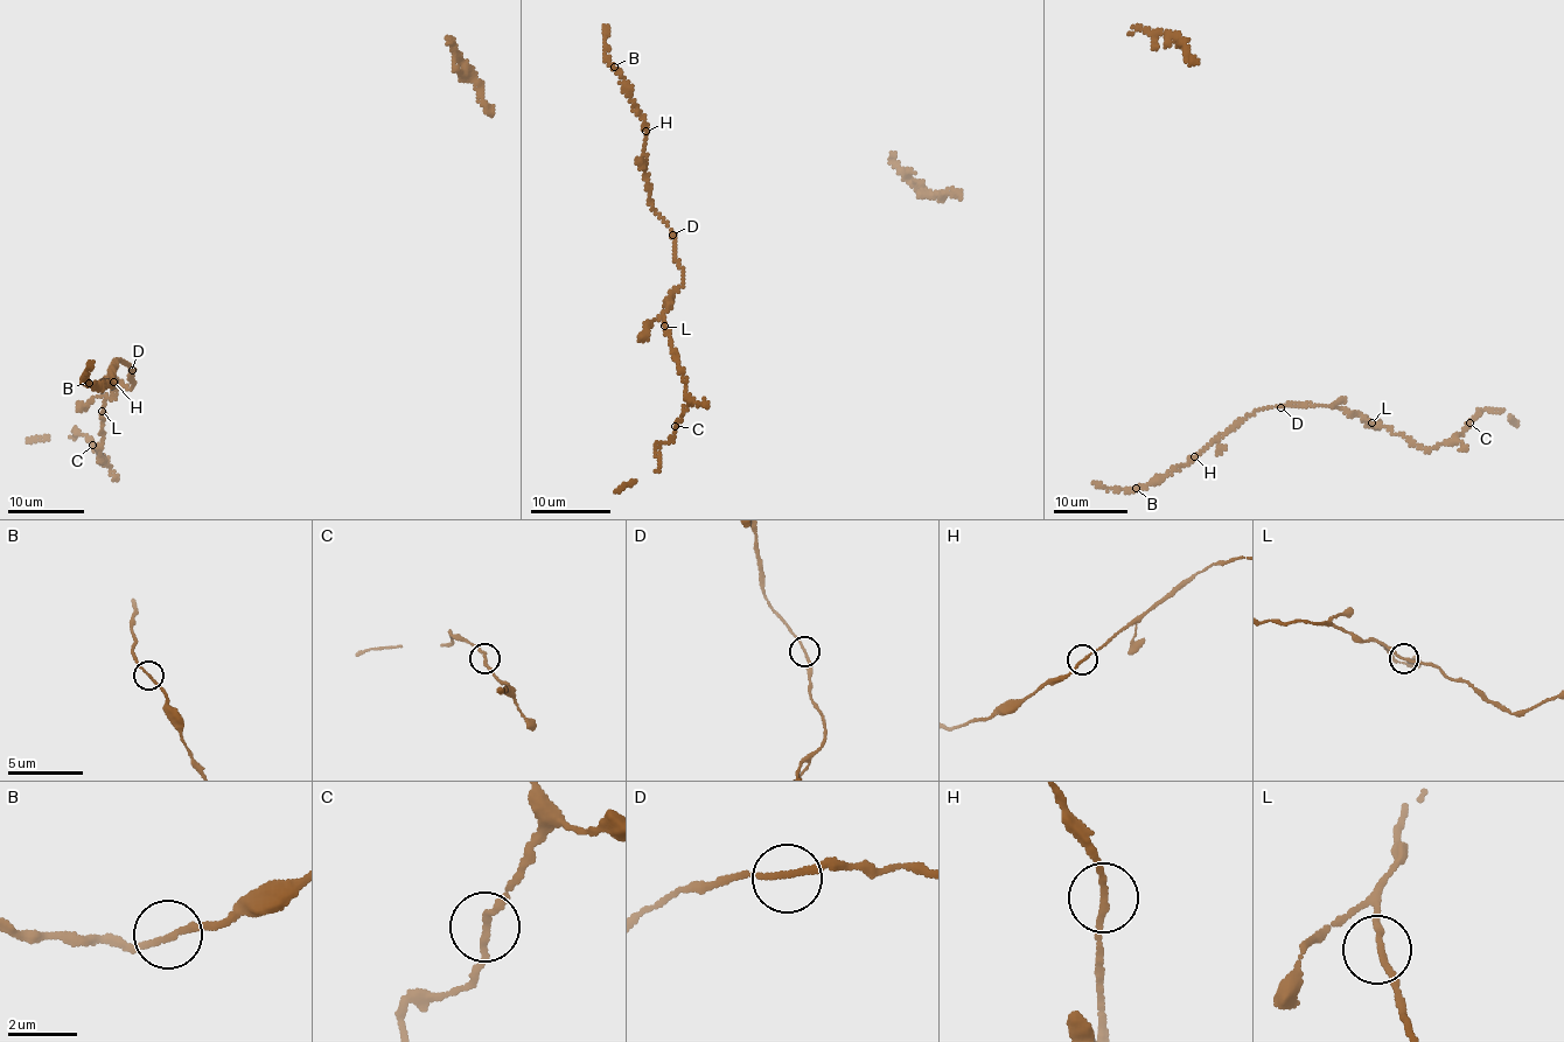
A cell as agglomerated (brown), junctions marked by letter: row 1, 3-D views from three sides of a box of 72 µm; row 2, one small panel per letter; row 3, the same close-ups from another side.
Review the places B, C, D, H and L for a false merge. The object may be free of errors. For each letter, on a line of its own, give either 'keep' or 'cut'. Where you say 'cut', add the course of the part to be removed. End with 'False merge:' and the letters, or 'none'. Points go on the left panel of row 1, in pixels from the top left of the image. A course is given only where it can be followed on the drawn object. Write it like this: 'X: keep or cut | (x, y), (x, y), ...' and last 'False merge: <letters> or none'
B: keep
C: keep
D: keep
H: keep
L: keep
False merge: none

